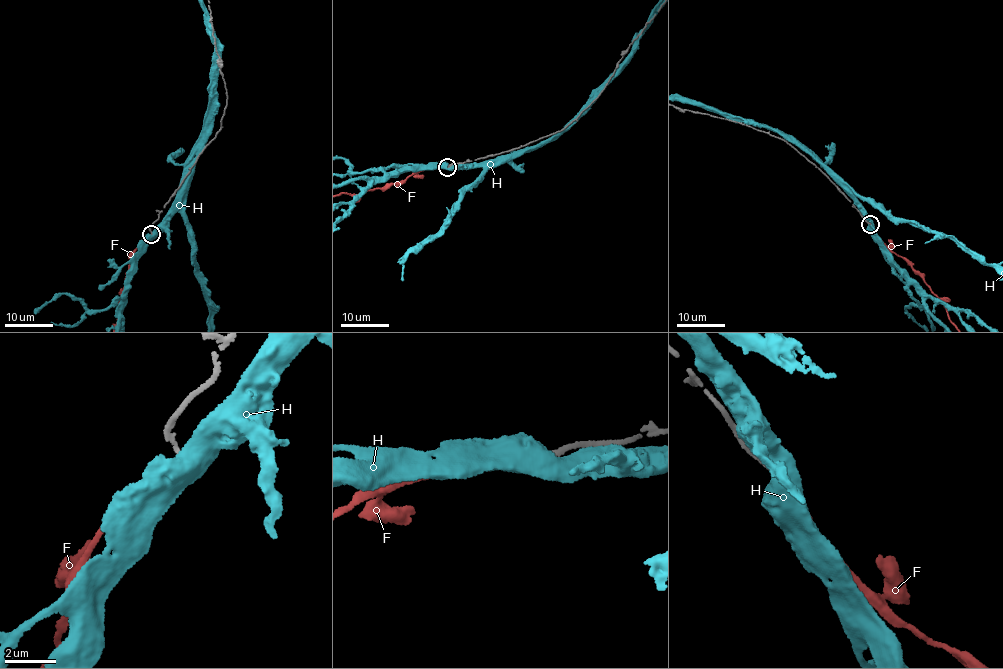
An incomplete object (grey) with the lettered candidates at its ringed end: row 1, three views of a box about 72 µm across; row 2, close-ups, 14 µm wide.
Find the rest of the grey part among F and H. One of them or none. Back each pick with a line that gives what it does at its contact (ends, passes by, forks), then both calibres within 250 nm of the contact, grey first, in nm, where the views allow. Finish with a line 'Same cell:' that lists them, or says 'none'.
F: It ends there. Thickness 150 nm (grey) against 200 nm
Same cell: F

